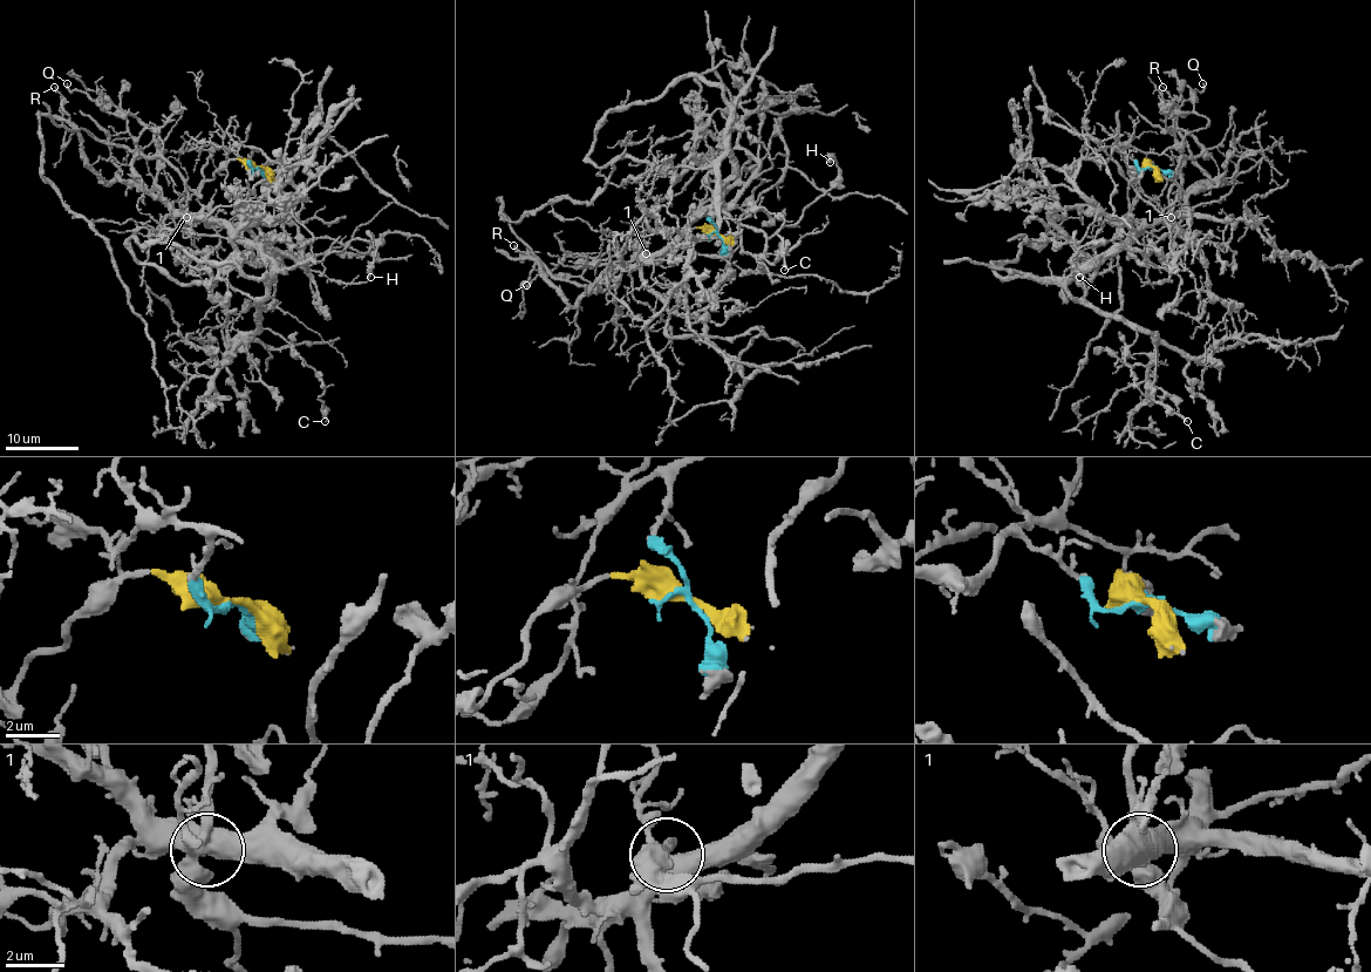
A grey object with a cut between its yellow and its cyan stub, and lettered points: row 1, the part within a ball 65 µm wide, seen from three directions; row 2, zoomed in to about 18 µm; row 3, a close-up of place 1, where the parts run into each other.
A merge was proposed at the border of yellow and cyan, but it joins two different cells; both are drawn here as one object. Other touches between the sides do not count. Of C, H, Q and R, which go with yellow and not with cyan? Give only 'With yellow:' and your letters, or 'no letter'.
With yellow: no letter

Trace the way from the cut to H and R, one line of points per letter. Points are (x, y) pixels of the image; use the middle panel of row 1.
H: (717, 233), (715, 199), (751, 157), (758, 170), (732, 199), (702, 212), (771, 237), (838, 176), (830, 161)
R: (717, 233), (715, 199), (751, 157), (758, 172), (725, 204), (606, 270), (575, 305), (513, 244)

